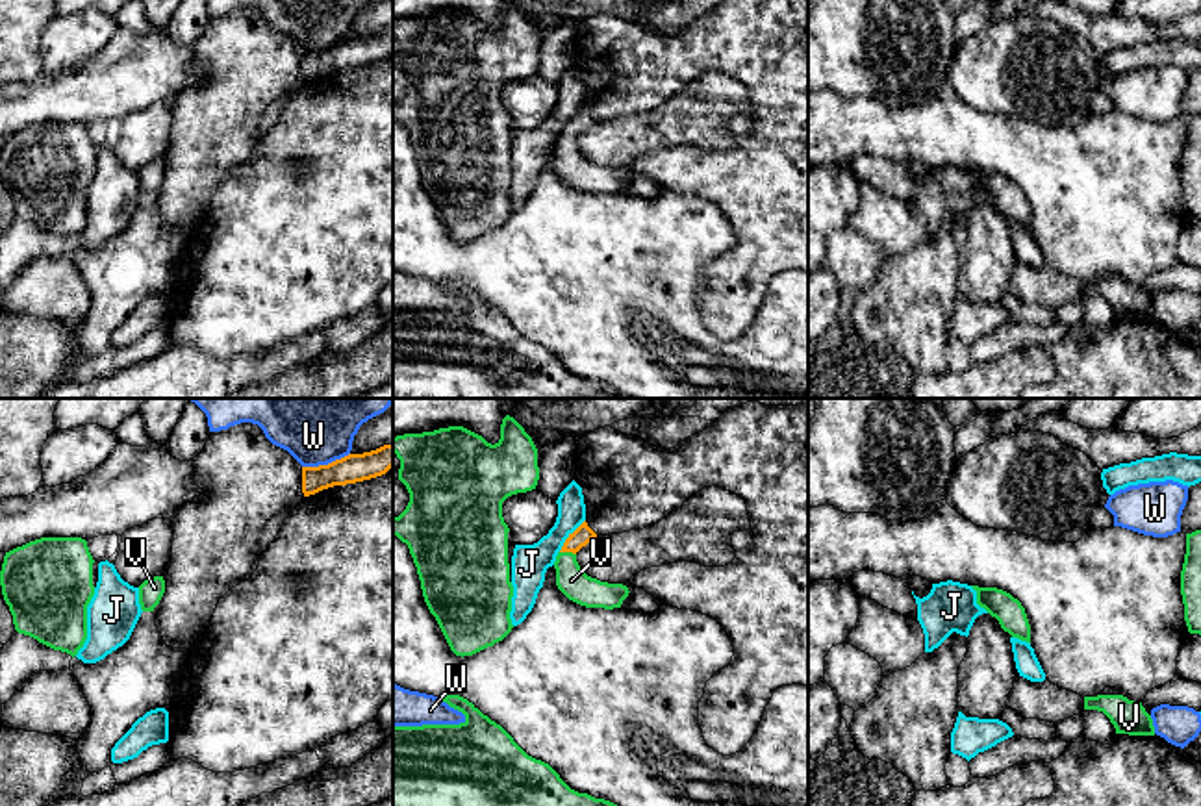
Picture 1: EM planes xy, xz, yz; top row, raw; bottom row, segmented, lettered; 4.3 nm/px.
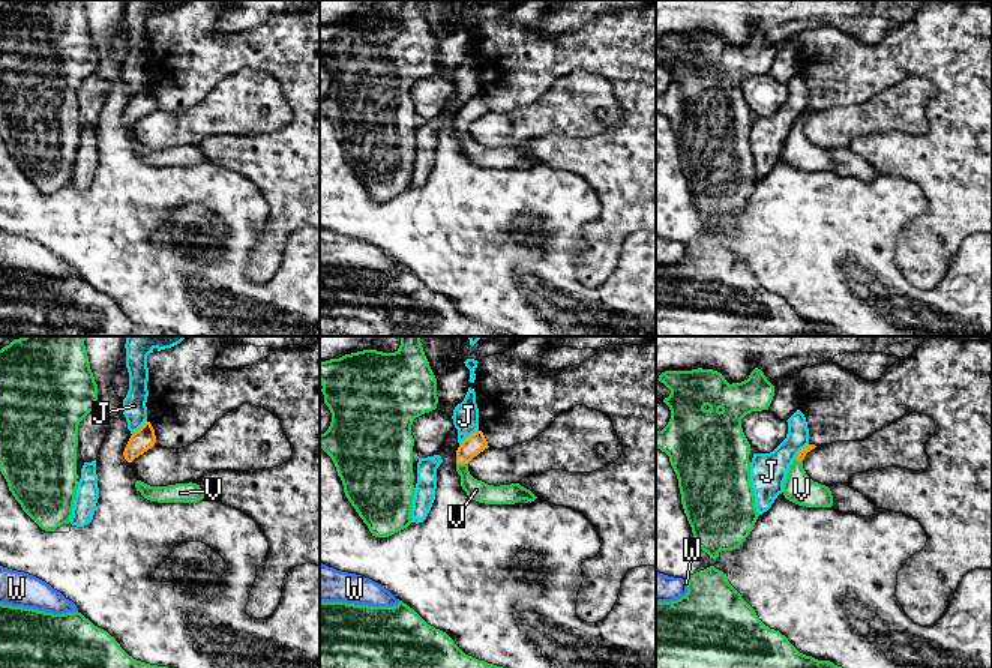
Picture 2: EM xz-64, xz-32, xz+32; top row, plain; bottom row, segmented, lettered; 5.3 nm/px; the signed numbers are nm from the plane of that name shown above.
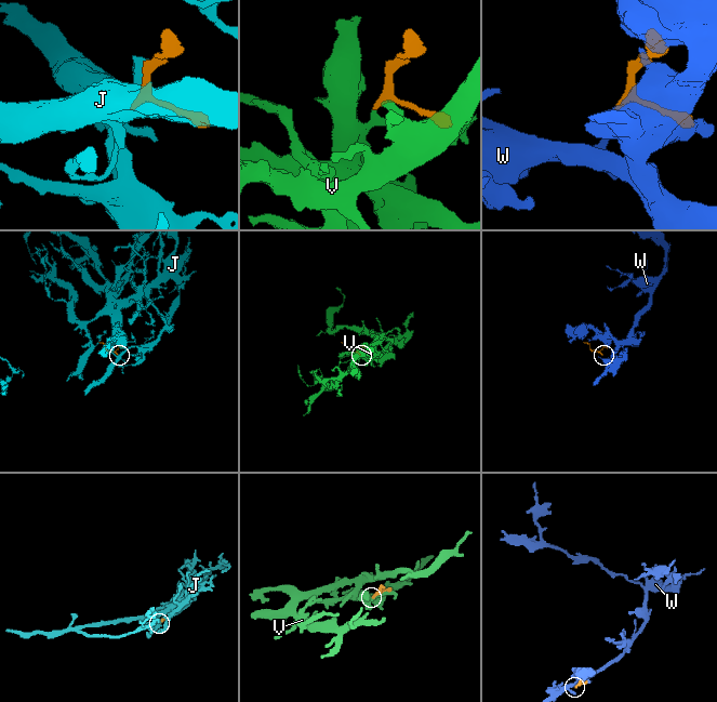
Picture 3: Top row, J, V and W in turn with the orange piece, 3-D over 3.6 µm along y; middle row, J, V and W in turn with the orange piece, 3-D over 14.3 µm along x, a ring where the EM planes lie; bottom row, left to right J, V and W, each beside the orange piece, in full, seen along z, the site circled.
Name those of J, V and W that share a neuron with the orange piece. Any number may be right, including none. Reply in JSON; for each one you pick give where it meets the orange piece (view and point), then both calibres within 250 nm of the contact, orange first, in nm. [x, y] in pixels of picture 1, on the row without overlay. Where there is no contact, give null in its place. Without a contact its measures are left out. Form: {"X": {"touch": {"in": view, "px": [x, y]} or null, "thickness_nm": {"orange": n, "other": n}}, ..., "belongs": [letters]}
{"V": {"touch": {"in": "xz", "px": [568, 136]}, "thickness_nm": {"orange": 80, "other": 140}}, "belongs": ["V"]}

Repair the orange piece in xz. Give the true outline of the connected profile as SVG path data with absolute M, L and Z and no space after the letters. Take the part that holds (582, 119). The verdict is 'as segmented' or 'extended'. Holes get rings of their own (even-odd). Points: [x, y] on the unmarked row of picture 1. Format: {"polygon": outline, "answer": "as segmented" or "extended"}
{"polygon": "M586 106L569 119L554 146L556 170L569 185L580 191L604 195L621 193L630 178L628 172L591 163L576 146L576 137L595 122L597 119Z", "answer": "extended"}

